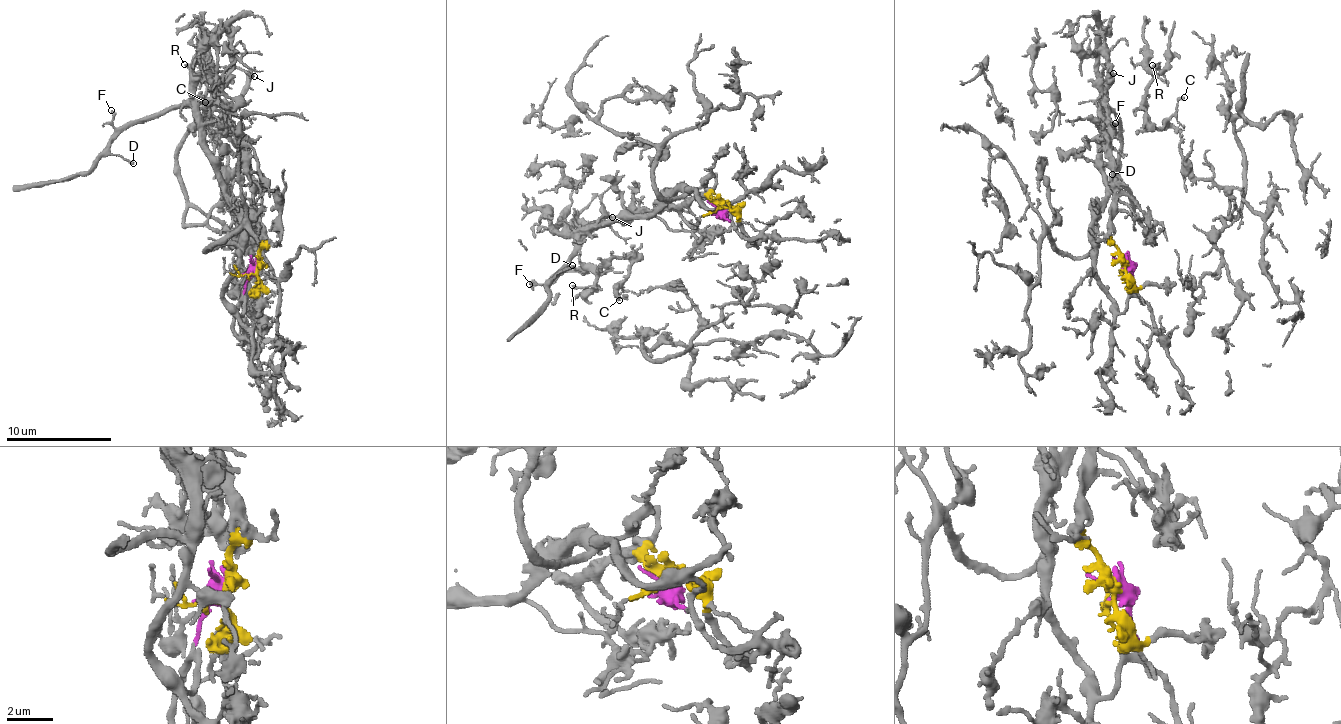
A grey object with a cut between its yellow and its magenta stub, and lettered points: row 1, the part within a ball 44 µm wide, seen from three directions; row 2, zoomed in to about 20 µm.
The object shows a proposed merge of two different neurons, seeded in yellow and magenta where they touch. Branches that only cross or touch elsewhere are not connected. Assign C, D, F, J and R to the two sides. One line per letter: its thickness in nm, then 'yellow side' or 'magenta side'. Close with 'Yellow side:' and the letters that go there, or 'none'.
C: 160 nm | magenta side
D: 160 nm | yellow side
F: 160 nm | yellow side
J: 160 nm | yellow side
R: 170 nm | magenta side
Yellow side: D, F, J

